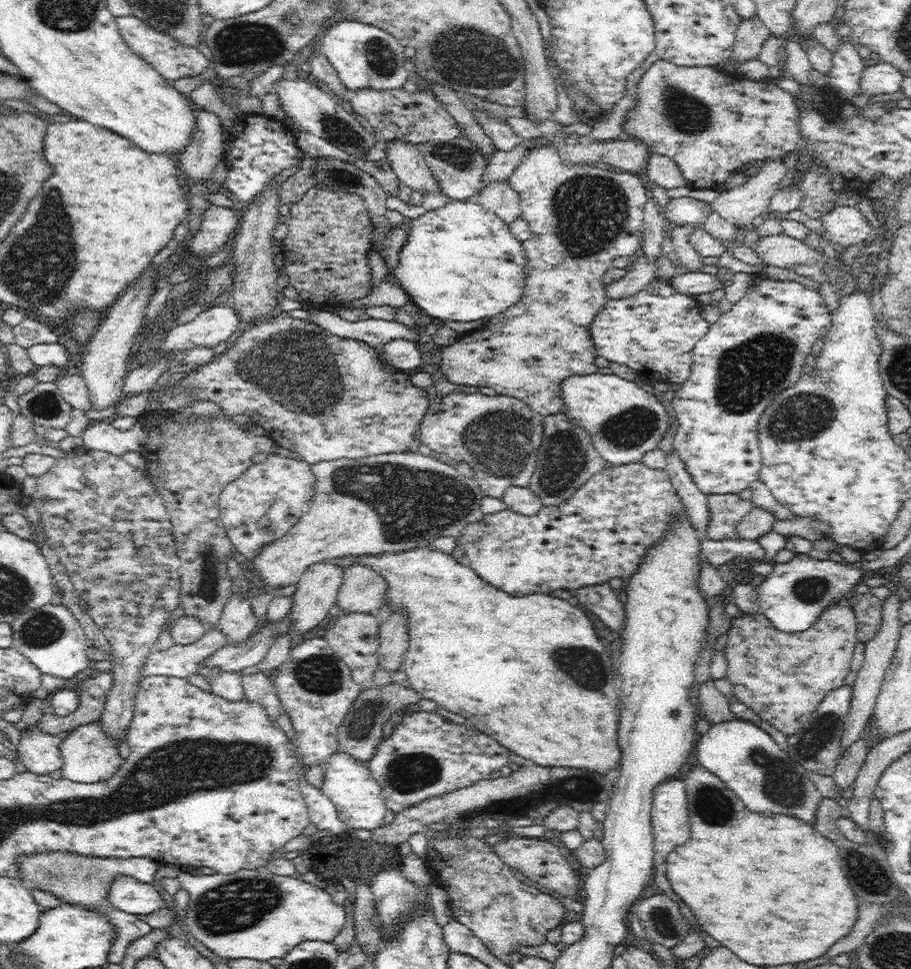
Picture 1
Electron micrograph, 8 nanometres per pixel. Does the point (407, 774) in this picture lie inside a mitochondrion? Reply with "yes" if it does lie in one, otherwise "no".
yes

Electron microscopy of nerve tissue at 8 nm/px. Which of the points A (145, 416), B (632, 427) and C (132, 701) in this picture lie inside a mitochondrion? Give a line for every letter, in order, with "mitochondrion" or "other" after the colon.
A: other
B: mitochondrion
C: other

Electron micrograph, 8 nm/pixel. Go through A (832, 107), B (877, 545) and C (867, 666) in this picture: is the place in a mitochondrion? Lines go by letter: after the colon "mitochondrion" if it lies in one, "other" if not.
A: other
B: other
C: other

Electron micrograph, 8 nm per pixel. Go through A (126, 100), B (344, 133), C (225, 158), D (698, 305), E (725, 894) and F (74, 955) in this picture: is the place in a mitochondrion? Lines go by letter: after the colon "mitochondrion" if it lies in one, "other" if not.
A: other
B: mitochondrion
C: other
D: other
E: other
F: other

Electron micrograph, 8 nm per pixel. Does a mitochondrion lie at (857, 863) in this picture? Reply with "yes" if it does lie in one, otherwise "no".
yes

